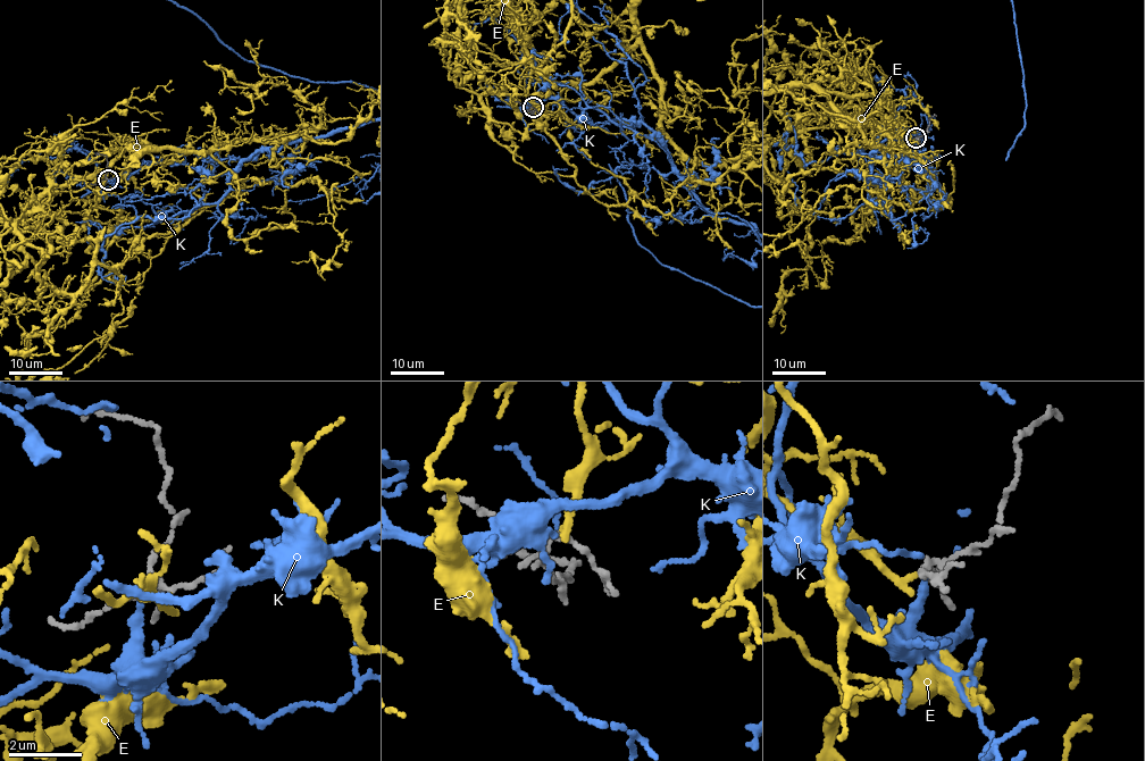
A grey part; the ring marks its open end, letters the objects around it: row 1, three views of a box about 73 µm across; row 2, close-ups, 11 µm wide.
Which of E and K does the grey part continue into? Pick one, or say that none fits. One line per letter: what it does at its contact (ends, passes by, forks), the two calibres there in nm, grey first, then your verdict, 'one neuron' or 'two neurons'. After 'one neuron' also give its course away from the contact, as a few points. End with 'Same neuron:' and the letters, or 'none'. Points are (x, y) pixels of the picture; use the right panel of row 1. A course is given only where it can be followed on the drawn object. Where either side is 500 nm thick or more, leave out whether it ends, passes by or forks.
E: it ends; calibres 130 and 200 nm; one neuron
K: it ends; calibres 120 and 200 nm; two neurons
Same neuron: E

